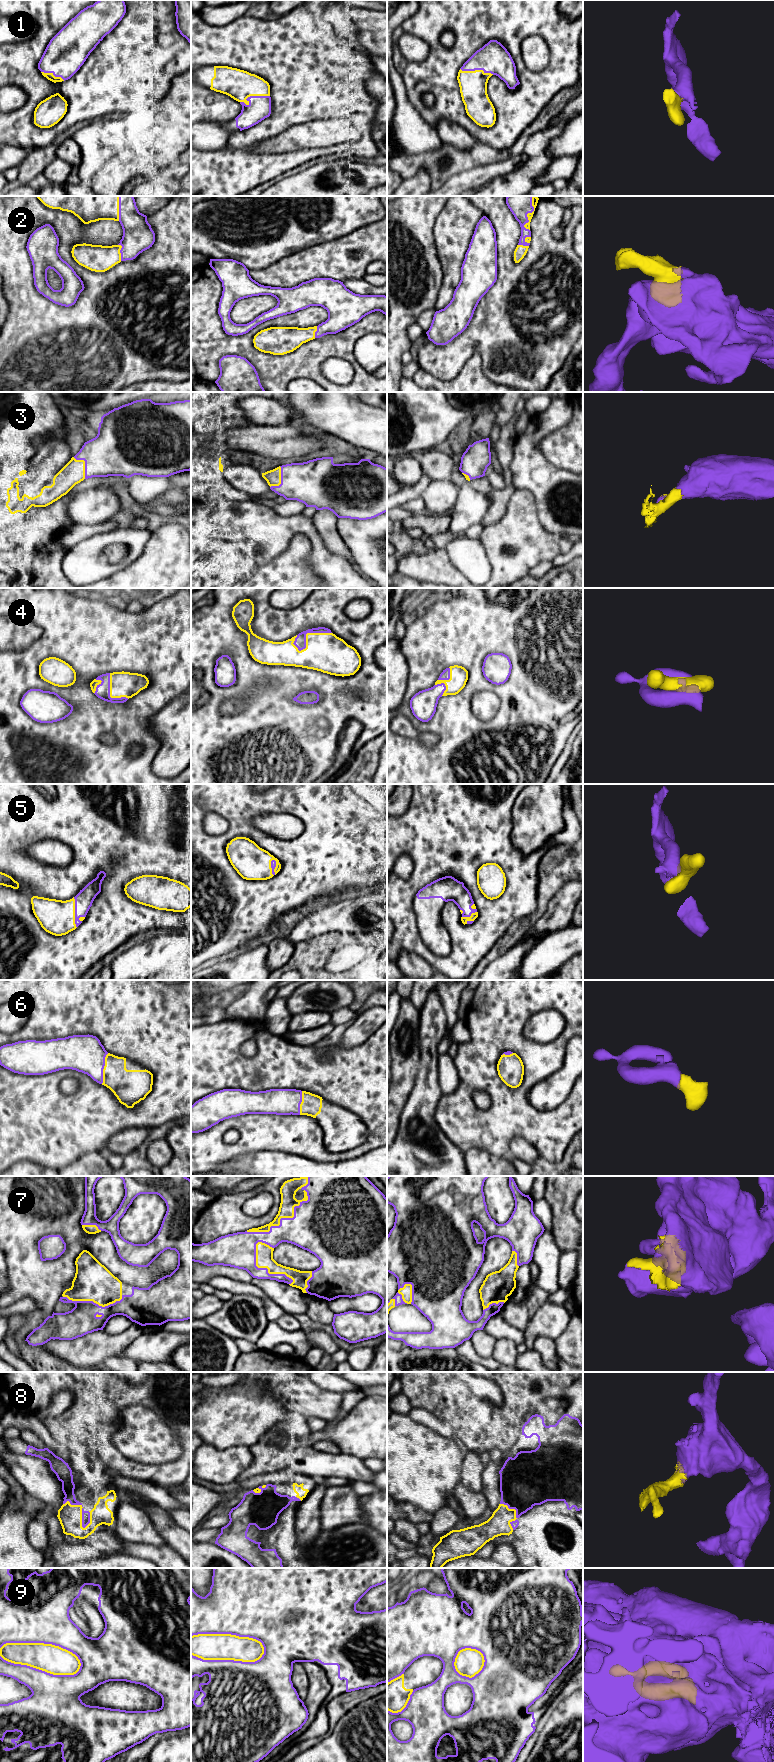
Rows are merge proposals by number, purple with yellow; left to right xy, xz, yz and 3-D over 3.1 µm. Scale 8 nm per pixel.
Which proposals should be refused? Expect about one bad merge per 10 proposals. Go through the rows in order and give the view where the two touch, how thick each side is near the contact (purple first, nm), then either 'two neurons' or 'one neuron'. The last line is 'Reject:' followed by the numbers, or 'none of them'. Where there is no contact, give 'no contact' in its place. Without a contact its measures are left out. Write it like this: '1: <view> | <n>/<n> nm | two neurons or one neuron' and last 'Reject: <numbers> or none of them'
1: xz | 190/240 nm | one neuron
2: yz | 200/50 nm | one neuron
3: xy | 380/180 nm | one neuron
4: xz | 100/320 nm | one neuron
5: xy | 140/280 nm | one neuron
6: xy | 300/260 nm | one neuron
7: xz | 340/130 nm | one neuron
8: xy | 60/190 nm | one neuron
9: xy | 440/220 nm | two neurons
Reject: 9

